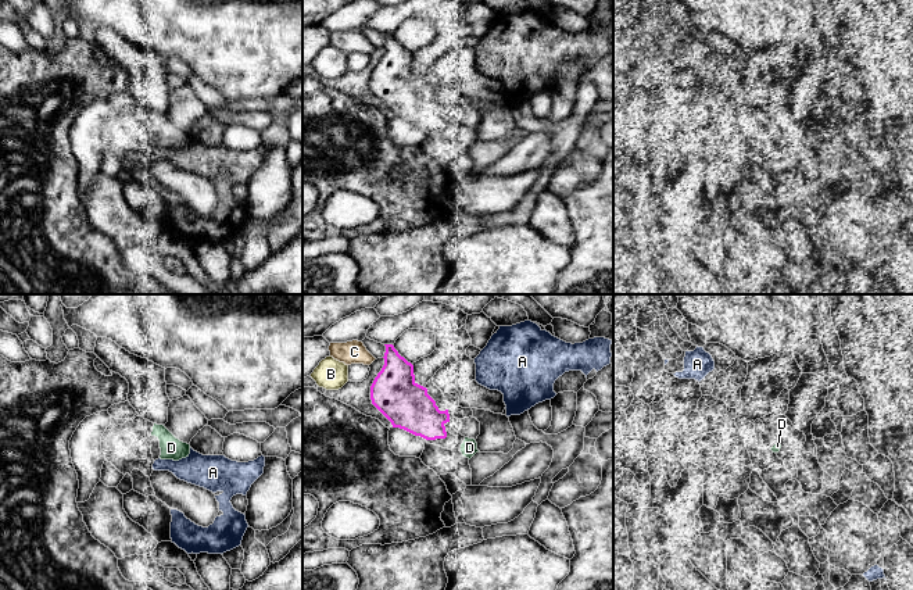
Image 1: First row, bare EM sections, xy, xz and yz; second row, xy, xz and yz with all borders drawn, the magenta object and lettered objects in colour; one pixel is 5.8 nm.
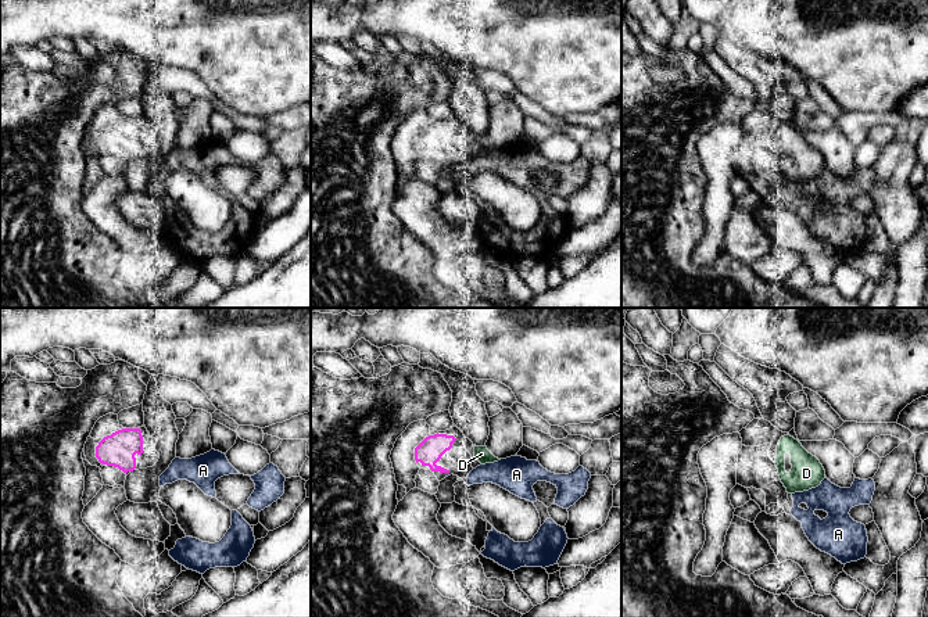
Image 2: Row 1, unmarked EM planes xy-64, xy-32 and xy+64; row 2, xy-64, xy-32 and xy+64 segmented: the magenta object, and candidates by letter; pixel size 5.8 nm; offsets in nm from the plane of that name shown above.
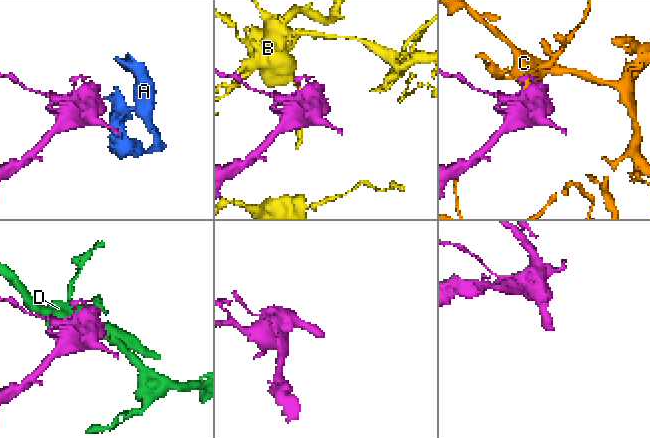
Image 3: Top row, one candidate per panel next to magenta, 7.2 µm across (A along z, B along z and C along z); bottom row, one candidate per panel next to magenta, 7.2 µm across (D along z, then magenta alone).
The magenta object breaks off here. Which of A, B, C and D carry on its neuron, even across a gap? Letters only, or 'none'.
D

